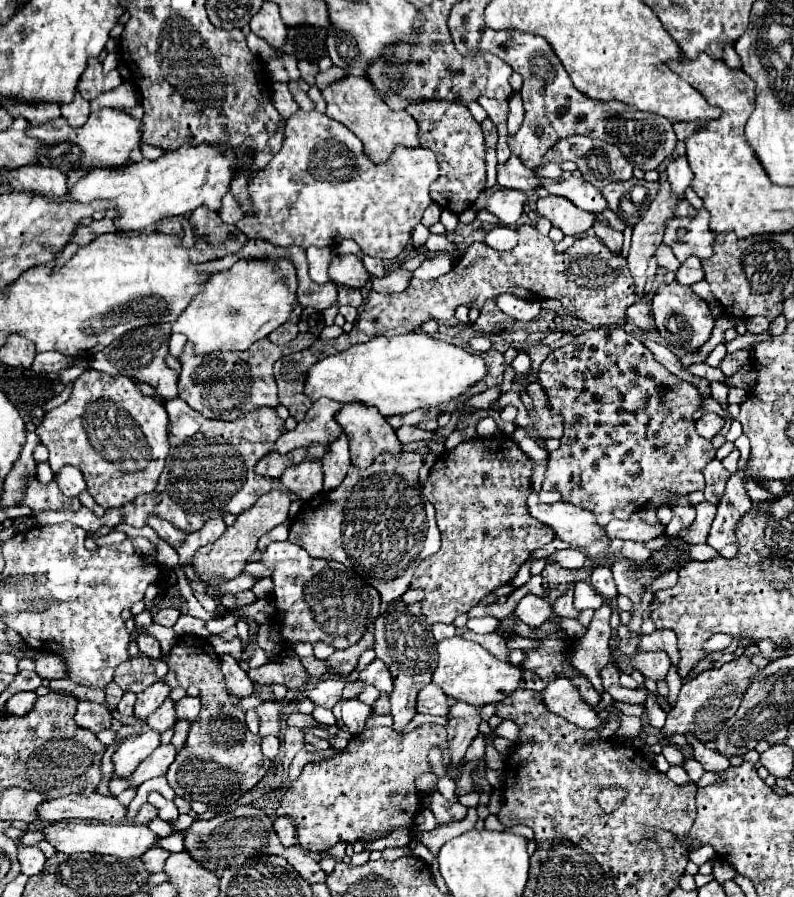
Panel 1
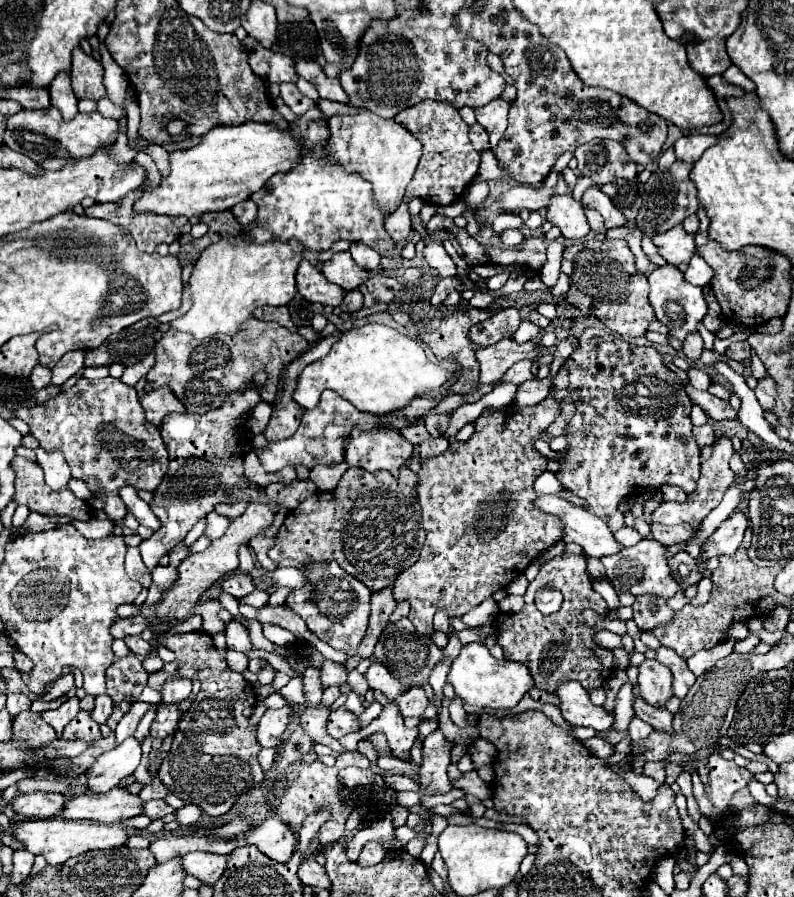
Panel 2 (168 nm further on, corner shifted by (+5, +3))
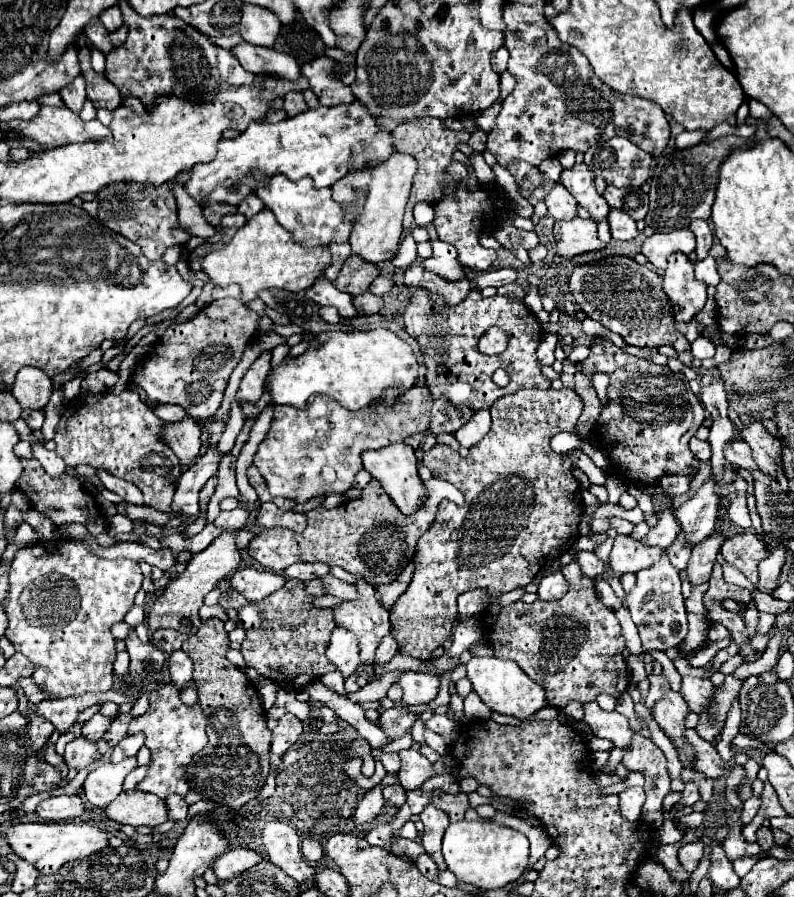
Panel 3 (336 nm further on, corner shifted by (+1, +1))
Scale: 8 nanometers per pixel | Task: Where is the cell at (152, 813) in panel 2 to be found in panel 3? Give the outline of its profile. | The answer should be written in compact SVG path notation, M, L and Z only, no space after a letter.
M178 794L166 798L166 808L168 808L168 818L172 820L184 820L188 816L188 804Z

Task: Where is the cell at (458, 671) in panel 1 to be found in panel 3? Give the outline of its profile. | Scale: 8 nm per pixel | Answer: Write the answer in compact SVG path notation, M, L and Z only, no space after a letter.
M474 656L466 664L466 678L472 682L474 692L482 698L482 702L500 714L510 714L516 718L528 718L536 710L544 708L546 702L546 692L542 686L538 686L532 678L526 676L526 672L512 660L500 660L500 658L478 658Z

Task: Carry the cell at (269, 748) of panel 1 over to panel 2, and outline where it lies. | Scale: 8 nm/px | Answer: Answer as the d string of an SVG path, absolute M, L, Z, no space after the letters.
M262 748L258 754L258 762L260 762L262 770L268 772L272 768L272 762L274 762L274 748Z

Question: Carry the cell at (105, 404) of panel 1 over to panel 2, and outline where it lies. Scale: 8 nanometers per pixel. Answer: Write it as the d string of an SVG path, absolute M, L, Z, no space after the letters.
M80 378L70 390L30 408L26 424L44 450L60 450L64 454L72 476L86 482L96 498L98 486L106 490L100 498L106 502L104 512L112 522L120 522L126 516L126 506L118 496L120 486L132 484L138 490L156 490L168 472L168 452L158 428L144 418L136 390L116 378Z

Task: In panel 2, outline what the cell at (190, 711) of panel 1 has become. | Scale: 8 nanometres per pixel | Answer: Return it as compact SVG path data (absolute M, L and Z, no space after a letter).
M172 676L166 680L164 688L162 688L162 702L168 704L178 704L182 702L186 696L190 696L192 692L192 682L188 678L180 678L180 676Z

